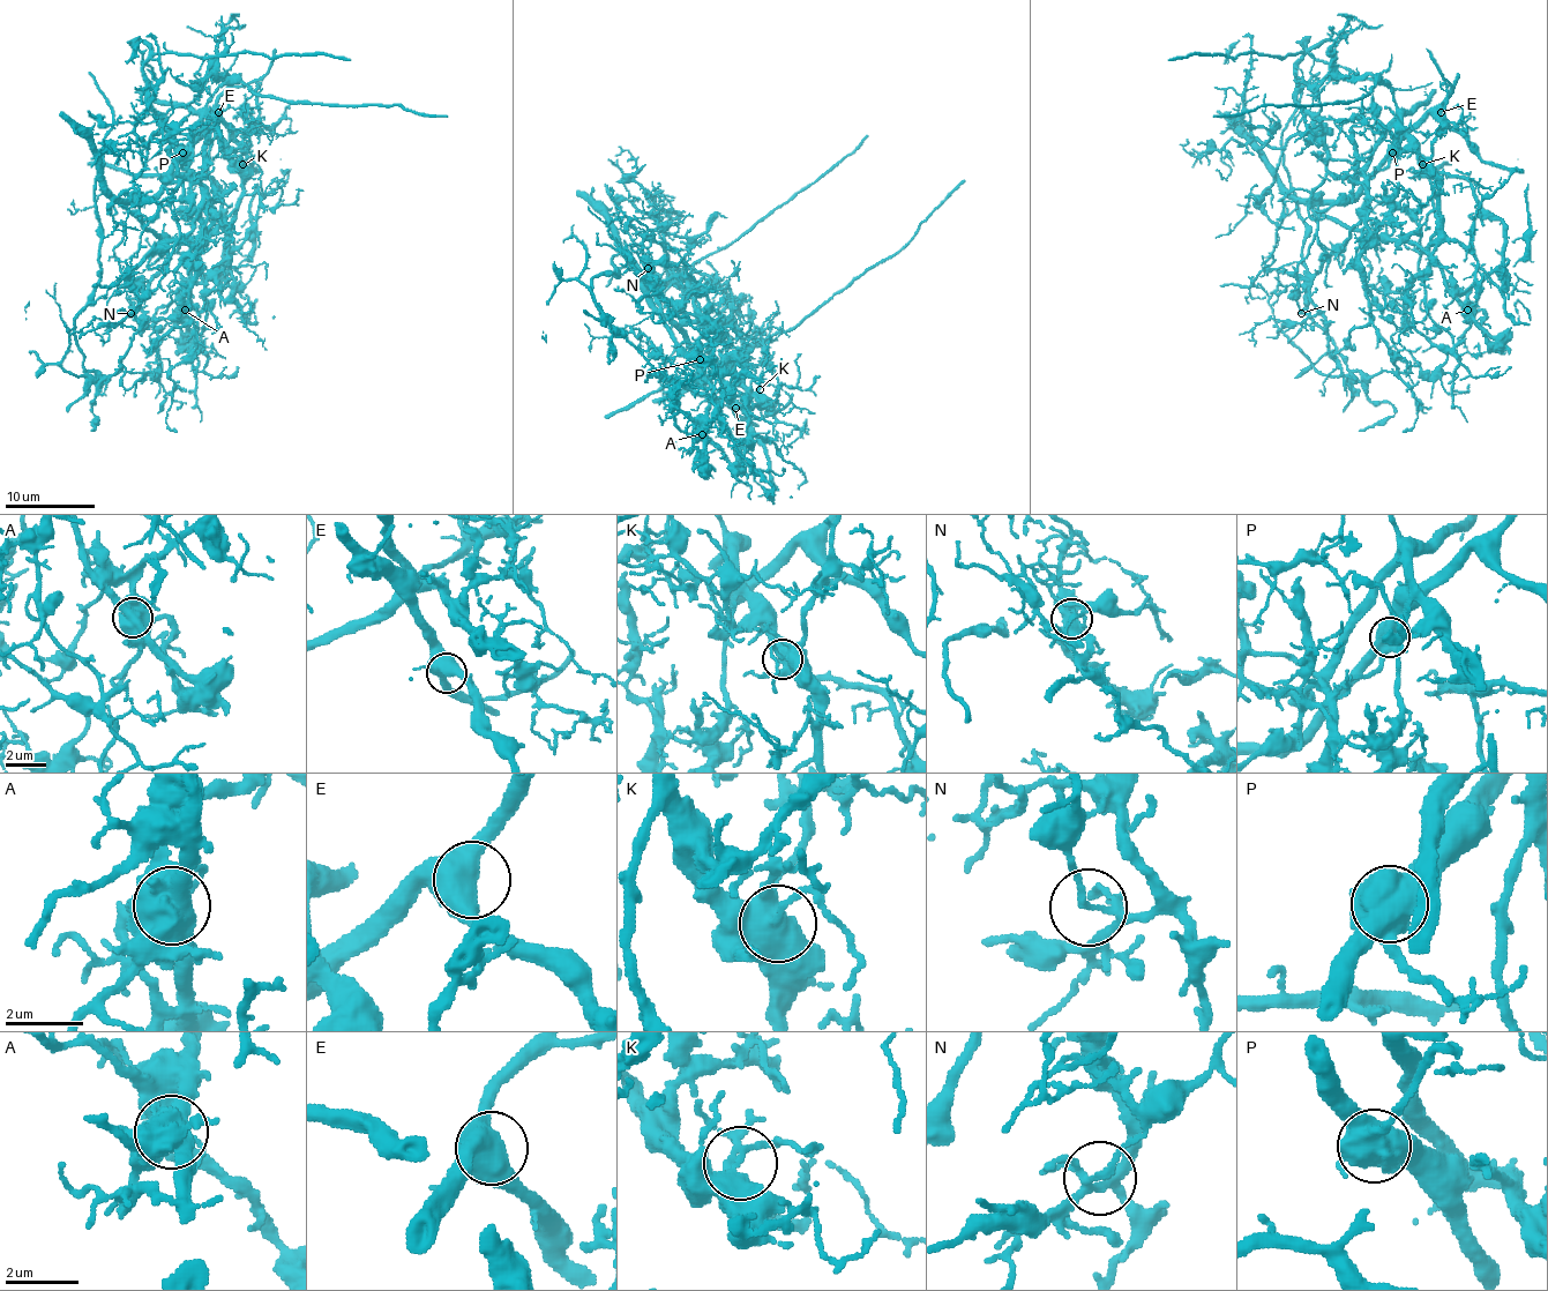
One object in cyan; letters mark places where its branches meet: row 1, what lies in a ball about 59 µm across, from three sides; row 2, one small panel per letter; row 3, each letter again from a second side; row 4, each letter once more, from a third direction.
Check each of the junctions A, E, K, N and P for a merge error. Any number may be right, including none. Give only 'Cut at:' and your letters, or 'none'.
Cut at: A, N, P

